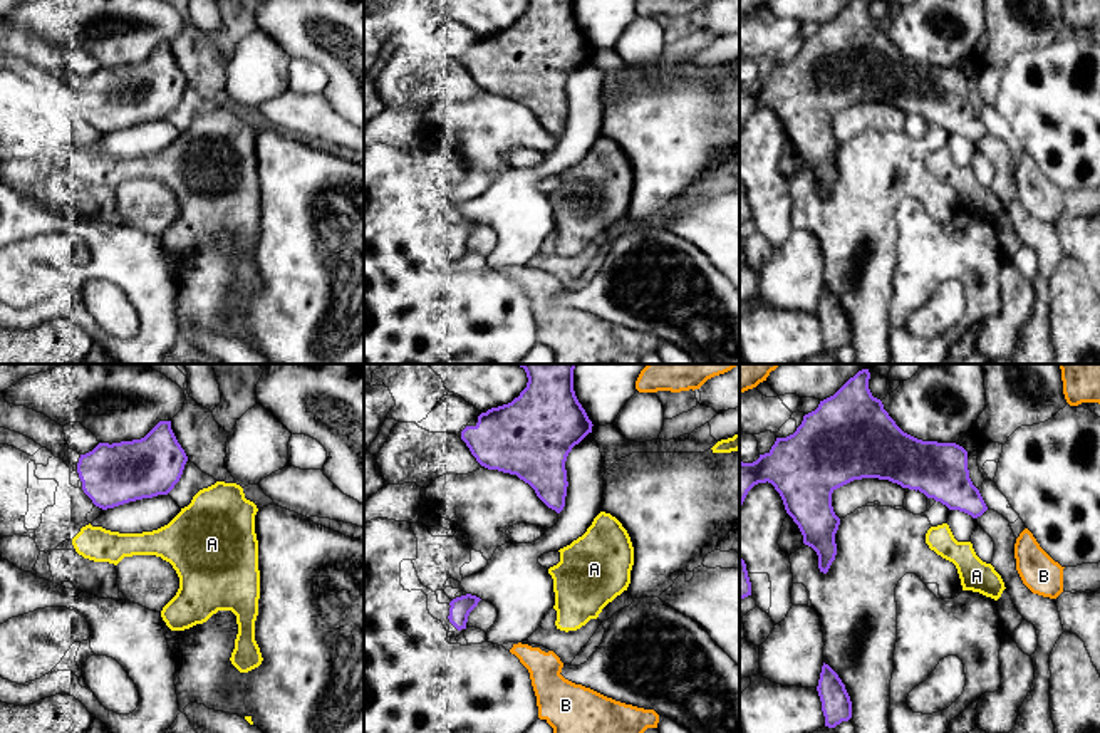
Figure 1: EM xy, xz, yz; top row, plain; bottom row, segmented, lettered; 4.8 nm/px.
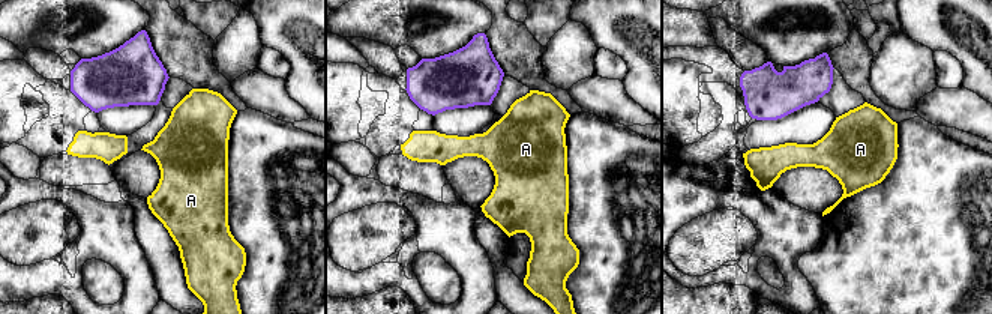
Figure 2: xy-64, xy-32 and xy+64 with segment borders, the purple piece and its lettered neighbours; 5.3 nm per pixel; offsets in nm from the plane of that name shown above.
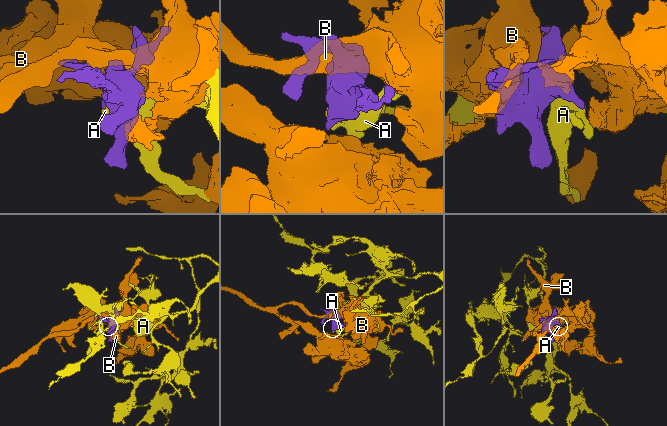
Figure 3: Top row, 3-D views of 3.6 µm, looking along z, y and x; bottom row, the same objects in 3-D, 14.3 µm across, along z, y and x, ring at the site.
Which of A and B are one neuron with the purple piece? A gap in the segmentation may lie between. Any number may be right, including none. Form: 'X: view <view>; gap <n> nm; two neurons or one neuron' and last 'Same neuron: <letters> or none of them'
A: view yz; gap 70 nm; two neurons
B: view yz; gap 200 nm; two neurons
Same neuron: none of them

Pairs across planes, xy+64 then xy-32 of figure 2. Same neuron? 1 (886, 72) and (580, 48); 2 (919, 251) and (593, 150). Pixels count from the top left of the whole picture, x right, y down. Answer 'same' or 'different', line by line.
1: same
2: same

